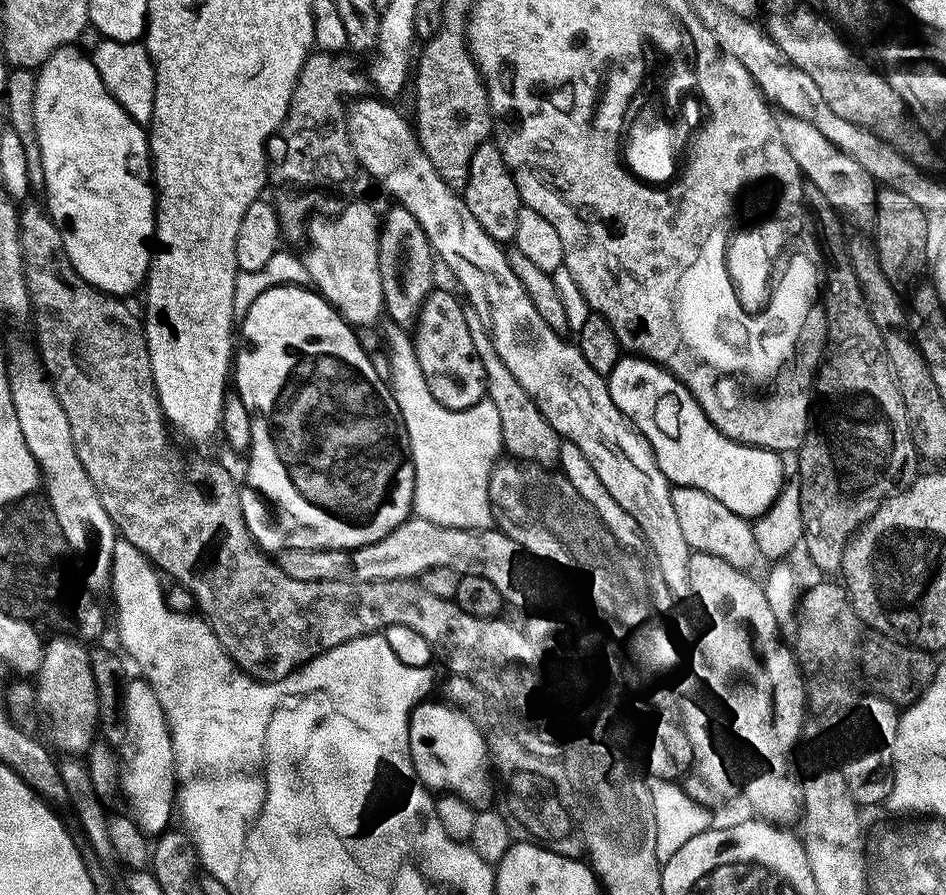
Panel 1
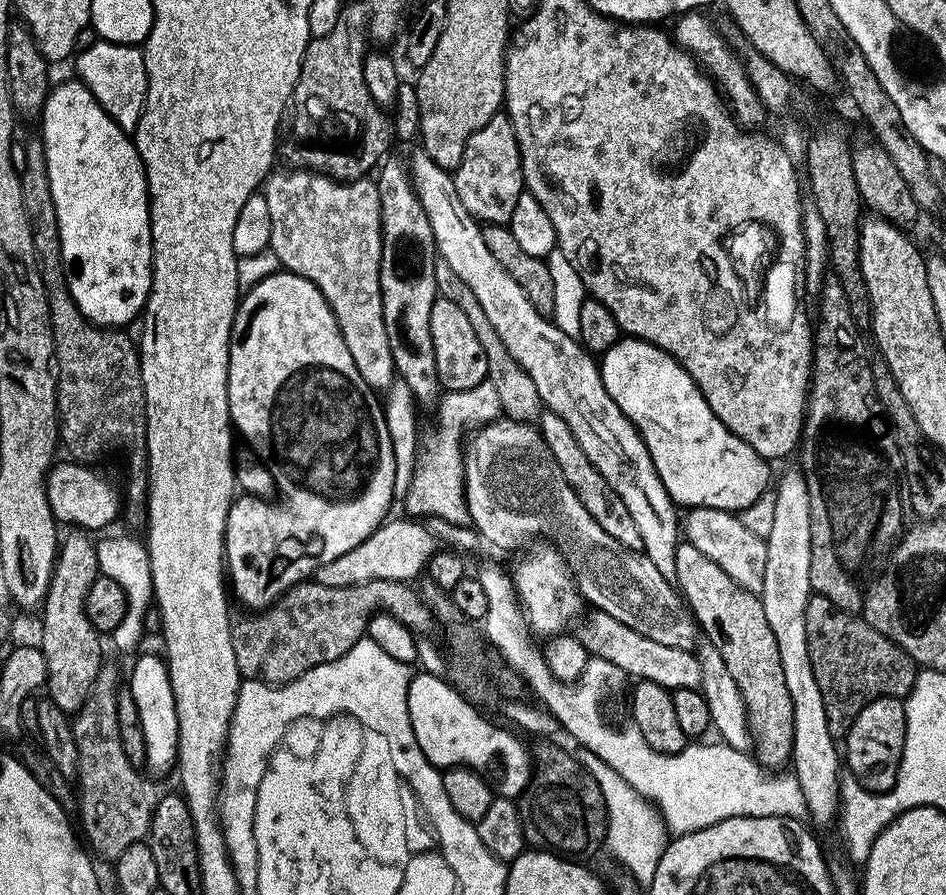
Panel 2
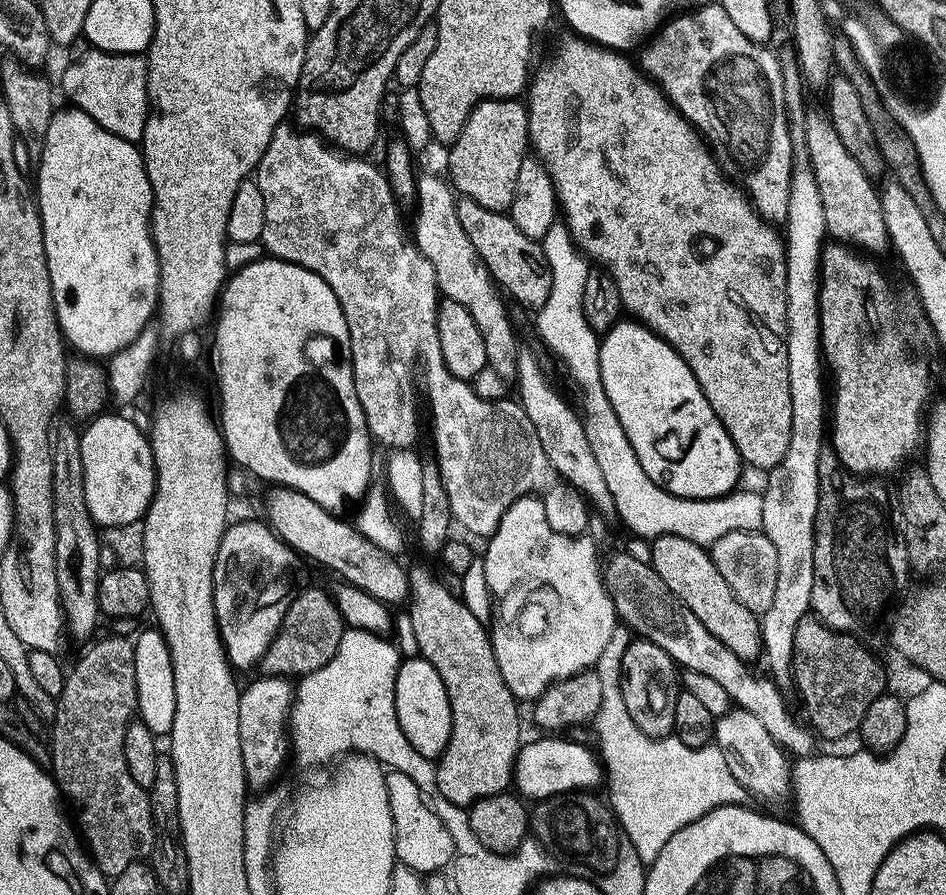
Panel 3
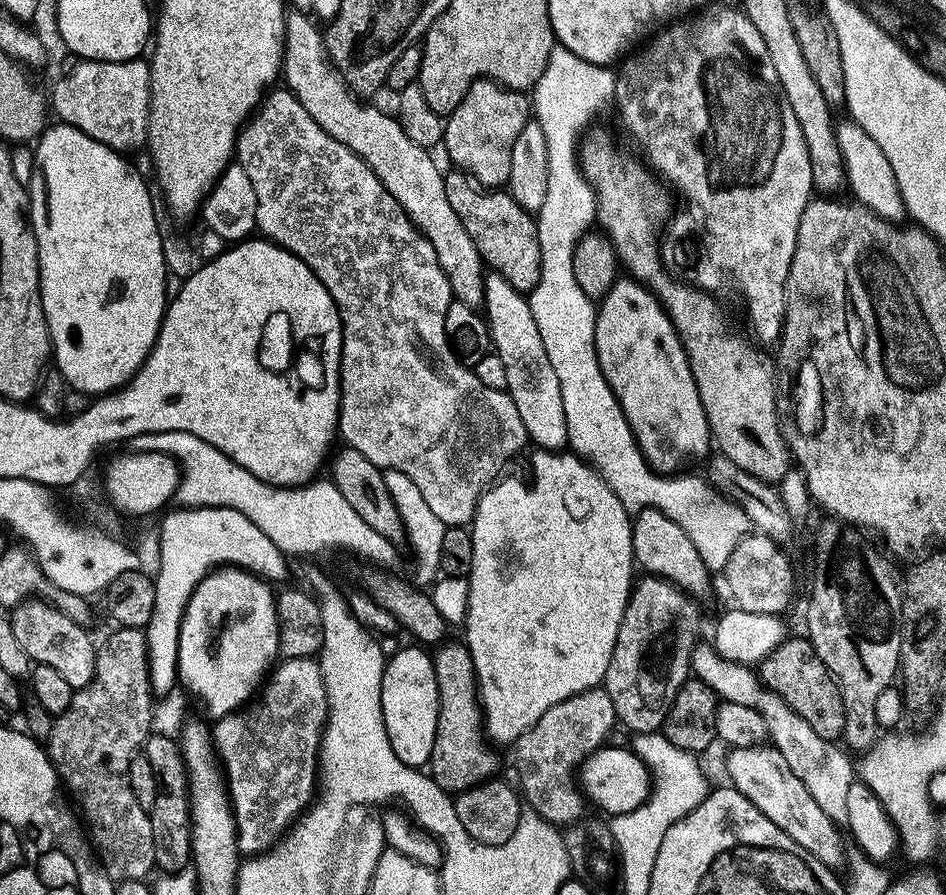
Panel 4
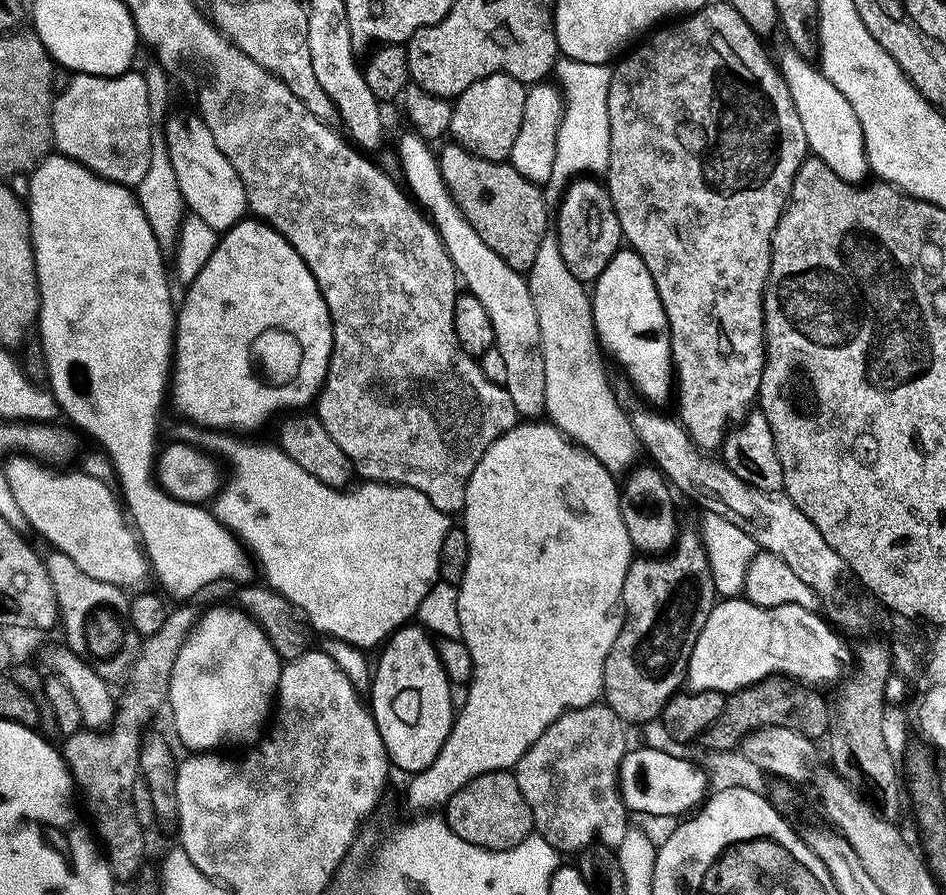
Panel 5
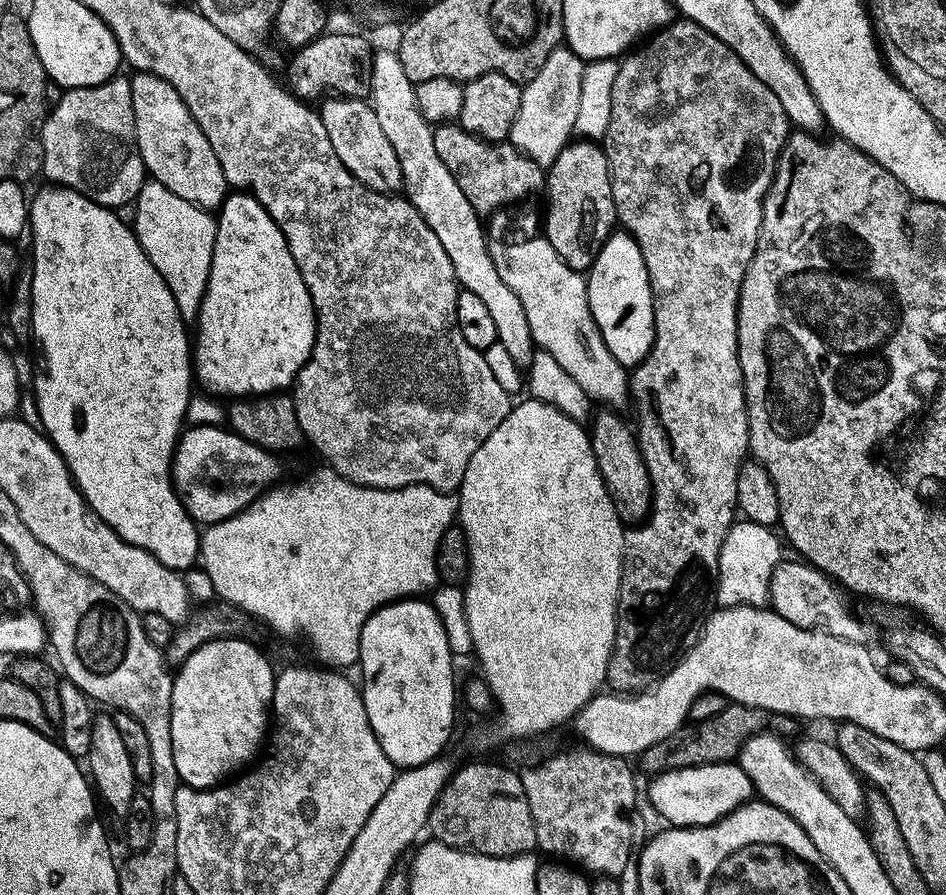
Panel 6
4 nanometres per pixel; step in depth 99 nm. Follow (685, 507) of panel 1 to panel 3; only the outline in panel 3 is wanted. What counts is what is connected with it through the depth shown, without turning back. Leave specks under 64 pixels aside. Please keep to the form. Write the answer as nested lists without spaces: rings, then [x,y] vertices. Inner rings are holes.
[[[763,531],[735,532],[713,544],[710,555],[714,566],[718,566],[718,574],[726,578],[726,586],[734,590],[738,602],[754,615],[764,617],[770,606],[774,606],[774,593],[778,591],[778,550],[774,550],[774,542]]]

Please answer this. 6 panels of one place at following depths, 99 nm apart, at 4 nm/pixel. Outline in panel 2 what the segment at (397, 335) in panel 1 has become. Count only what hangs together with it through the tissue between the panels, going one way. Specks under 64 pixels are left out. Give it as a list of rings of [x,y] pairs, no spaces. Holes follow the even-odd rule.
[[[489,382],[482,386],[474,386],[474,390],[441,395],[438,411],[440,411],[440,429],[425,448],[423,445],[416,461],[416,473],[412,475],[412,485],[406,493],[407,515],[412,518],[437,516],[438,519],[445,520],[456,528],[467,529],[472,519],[468,513],[468,499],[464,493],[465,449],[462,447],[462,441],[465,439],[464,431],[467,428],[479,430],[485,424],[492,424],[501,419],[502,401],[498,398],[498,390],[494,390],[494,386]]]

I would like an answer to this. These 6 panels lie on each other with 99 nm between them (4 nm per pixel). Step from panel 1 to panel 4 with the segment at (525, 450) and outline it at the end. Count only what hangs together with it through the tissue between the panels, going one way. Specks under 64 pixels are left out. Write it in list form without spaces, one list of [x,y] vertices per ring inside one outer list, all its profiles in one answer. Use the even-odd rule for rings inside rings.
[[[295,10],[287,18],[282,73],[287,89],[336,142],[366,161],[386,190],[406,210],[412,224],[434,246],[439,265],[450,282],[453,299],[479,311],[485,300],[486,265],[466,226],[451,209],[443,170],[438,168],[431,151],[410,140],[397,117],[365,107],[365,103],[355,96],[340,73],[332,67],[323,33],[310,19],[307,13]]]

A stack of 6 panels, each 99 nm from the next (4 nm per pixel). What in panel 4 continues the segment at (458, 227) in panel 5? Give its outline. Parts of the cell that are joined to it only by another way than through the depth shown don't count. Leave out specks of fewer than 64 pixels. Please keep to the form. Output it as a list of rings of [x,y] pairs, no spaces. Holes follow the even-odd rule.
[[[492,274],[485,282],[485,300],[483,311],[486,313],[488,331],[492,333],[492,348],[495,355],[502,358],[506,366],[508,396],[518,406],[518,414],[528,431],[528,439],[537,449],[546,452],[564,452],[569,447],[568,427],[566,426],[566,406],[562,406],[562,386],[558,386],[558,374],[554,374],[554,365],[550,363],[550,354],[546,354],[546,342],[542,342],[542,330],[534,322],[534,310],[529,297],[514,290],[506,278]]]

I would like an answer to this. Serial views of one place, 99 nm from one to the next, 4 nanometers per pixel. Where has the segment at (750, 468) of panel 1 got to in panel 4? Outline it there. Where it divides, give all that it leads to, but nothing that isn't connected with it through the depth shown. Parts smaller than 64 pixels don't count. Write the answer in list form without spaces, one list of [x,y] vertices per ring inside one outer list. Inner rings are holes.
[[[631,278],[617,280],[614,290],[599,305],[596,318],[596,349],[598,362],[602,366],[602,374],[606,374],[606,382],[614,390],[622,410],[636,436],[638,446],[643,450],[648,463],[661,474],[676,474],[687,464],[696,464],[699,460],[709,459],[708,451],[713,451],[714,441],[712,428],[706,418],[706,410],[702,406],[702,398],[698,394],[696,379],[680,340],[680,334],[672,325],[660,301],[653,292],[643,284]]]

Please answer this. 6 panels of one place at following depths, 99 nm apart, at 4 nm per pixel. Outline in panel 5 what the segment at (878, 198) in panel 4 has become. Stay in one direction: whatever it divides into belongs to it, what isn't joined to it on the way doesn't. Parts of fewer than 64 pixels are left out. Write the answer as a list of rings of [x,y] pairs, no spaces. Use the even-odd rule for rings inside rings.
[[[785,50],[778,59],[778,69],[794,98],[798,118],[802,118],[802,130],[806,130],[811,155],[826,162],[826,166],[830,166],[838,178],[863,185],[870,176],[868,155],[862,126],[850,102],[846,102],[838,86],[834,86],[834,82],[830,82],[815,63],[805,60],[796,52]]]

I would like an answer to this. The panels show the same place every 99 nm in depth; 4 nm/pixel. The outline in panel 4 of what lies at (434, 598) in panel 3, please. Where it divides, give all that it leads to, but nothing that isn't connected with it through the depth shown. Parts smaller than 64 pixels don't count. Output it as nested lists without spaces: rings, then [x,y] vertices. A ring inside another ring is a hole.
[[[445,643],[434,652],[436,677],[440,687],[440,721],[430,775],[443,792],[459,794],[486,784],[497,775],[500,760],[491,752],[484,727],[484,709],[480,707],[480,689],[476,683],[476,667],[463,643]]]

